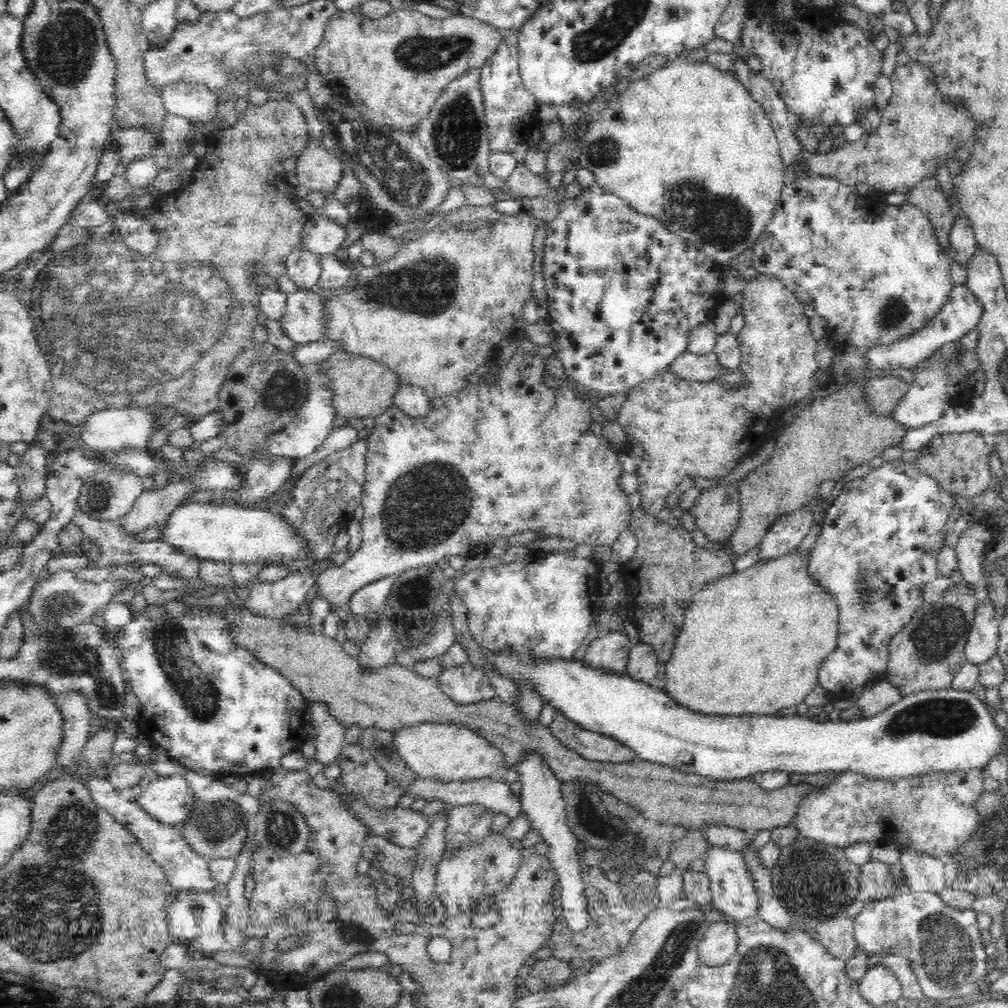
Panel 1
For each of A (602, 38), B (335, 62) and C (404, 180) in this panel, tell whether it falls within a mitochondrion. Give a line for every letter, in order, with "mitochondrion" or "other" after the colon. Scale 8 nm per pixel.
A: mitochondrion
B: other
C: mitochondrion

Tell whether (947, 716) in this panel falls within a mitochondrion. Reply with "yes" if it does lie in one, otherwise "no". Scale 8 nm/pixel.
yes

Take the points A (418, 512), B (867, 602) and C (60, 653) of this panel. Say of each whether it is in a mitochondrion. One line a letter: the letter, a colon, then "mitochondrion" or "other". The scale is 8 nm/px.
A: mitochondrion
B: mitochondrion
C: mitochondrion

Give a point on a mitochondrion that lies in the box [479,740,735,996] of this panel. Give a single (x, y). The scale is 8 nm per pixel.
(585, 809)

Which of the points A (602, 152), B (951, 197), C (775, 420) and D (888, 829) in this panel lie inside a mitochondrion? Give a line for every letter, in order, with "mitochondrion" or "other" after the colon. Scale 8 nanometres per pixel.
A: mitochondrion
B: other
C: other
D: other

